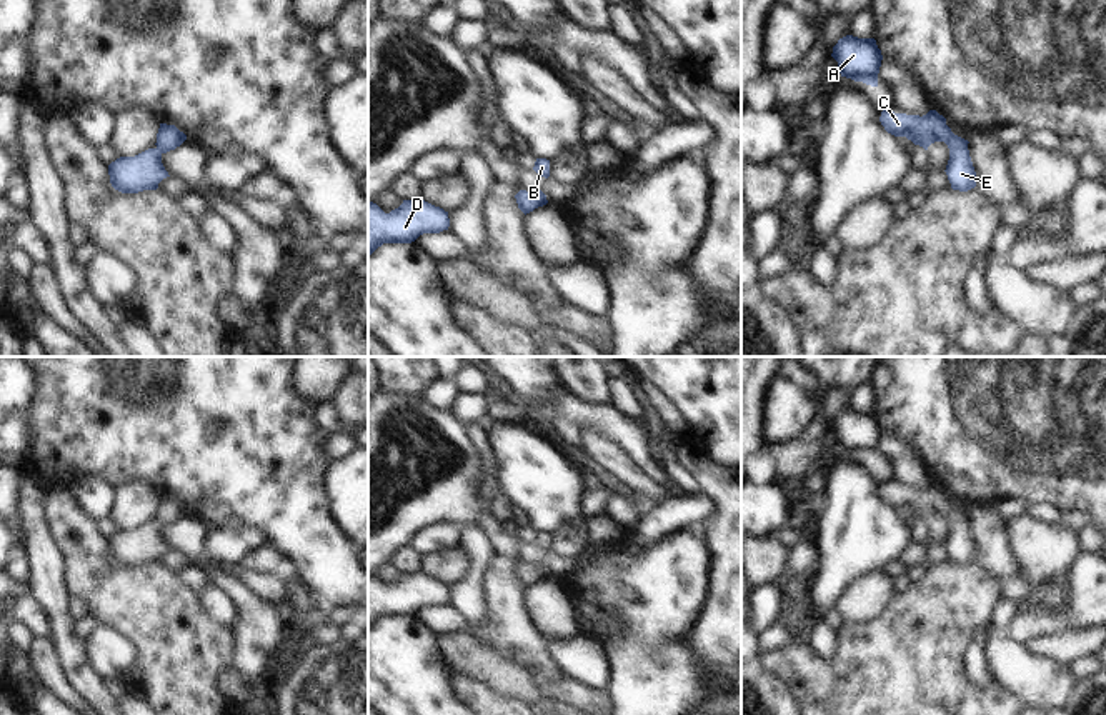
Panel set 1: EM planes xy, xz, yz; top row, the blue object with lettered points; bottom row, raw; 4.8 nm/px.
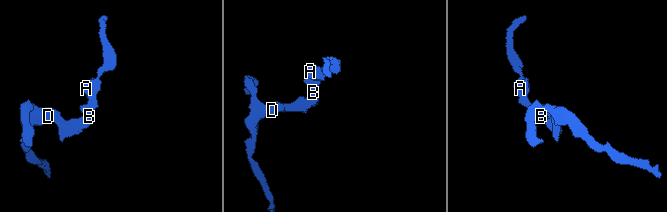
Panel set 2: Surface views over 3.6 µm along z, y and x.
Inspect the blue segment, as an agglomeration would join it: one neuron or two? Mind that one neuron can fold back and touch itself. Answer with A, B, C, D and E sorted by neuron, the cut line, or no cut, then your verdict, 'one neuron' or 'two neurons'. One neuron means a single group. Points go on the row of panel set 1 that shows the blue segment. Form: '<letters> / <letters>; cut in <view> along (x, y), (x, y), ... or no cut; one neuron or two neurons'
A B C D E; no cut; one neuron

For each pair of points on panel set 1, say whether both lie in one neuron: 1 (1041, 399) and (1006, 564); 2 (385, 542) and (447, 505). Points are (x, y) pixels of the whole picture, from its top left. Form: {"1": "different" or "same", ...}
{"1": "different", "2": "same"}

